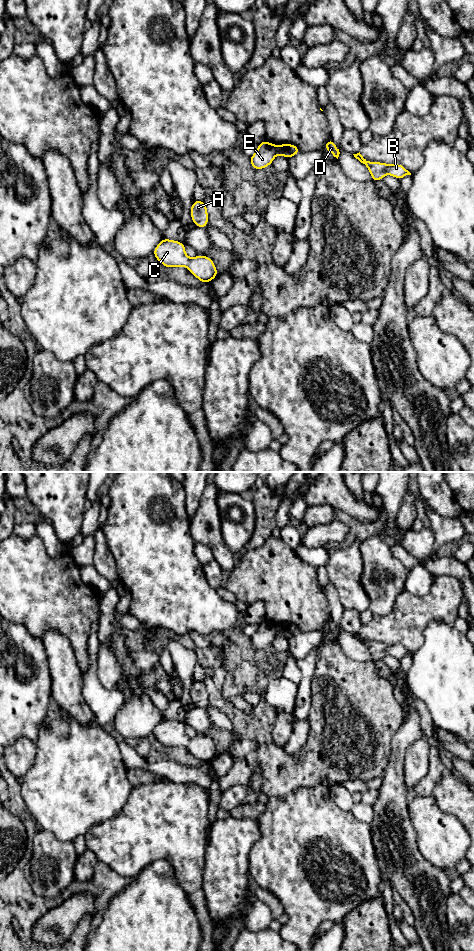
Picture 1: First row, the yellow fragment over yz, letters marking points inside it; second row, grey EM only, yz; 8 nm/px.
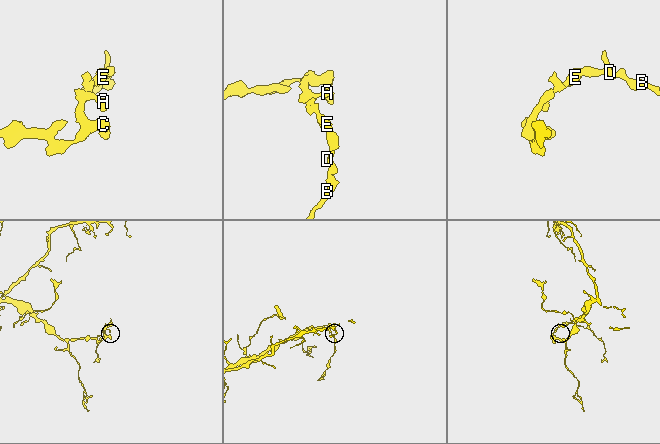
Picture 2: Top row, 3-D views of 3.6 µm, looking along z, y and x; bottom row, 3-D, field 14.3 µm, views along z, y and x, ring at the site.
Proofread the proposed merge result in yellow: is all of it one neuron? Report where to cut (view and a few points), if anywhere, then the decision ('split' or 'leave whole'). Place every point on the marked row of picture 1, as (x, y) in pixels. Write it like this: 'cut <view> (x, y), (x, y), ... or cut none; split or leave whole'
cut yz (274, 146), (276, 153); split

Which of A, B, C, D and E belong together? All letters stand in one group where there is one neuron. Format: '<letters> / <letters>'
A C E / B D

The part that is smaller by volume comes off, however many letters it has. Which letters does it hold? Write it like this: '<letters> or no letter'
B, D

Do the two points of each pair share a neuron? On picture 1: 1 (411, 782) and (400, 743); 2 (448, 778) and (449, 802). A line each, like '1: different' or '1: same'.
1: different
2: same

